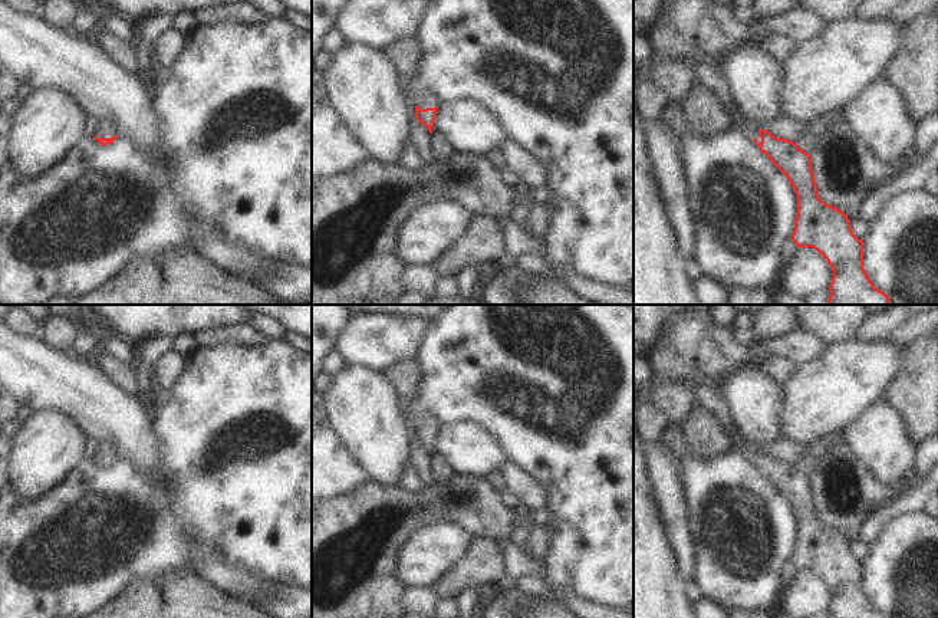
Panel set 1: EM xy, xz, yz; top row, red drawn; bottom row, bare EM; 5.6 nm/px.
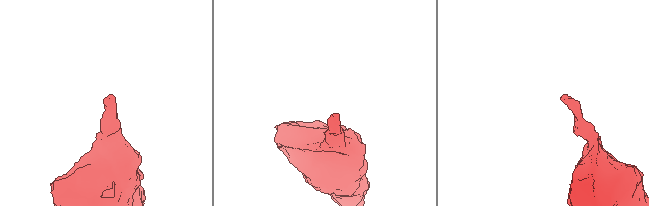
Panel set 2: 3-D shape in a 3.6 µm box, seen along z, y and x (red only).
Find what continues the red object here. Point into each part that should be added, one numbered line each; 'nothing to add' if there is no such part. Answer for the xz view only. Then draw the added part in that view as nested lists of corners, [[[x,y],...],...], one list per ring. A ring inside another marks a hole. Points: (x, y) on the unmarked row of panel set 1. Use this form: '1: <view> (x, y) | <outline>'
1: xz (425, 421) | [[[424,412],[424,414],[418,415],[415,423],[421,431],[435,430],[435,428],[440,428],[440,425],[441,425],[438,423],[437,417],[429,412]]]

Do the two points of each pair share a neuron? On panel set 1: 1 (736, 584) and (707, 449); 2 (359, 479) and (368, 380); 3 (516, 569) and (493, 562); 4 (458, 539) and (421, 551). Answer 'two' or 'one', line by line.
1: two
2: two
3: two
4: one

